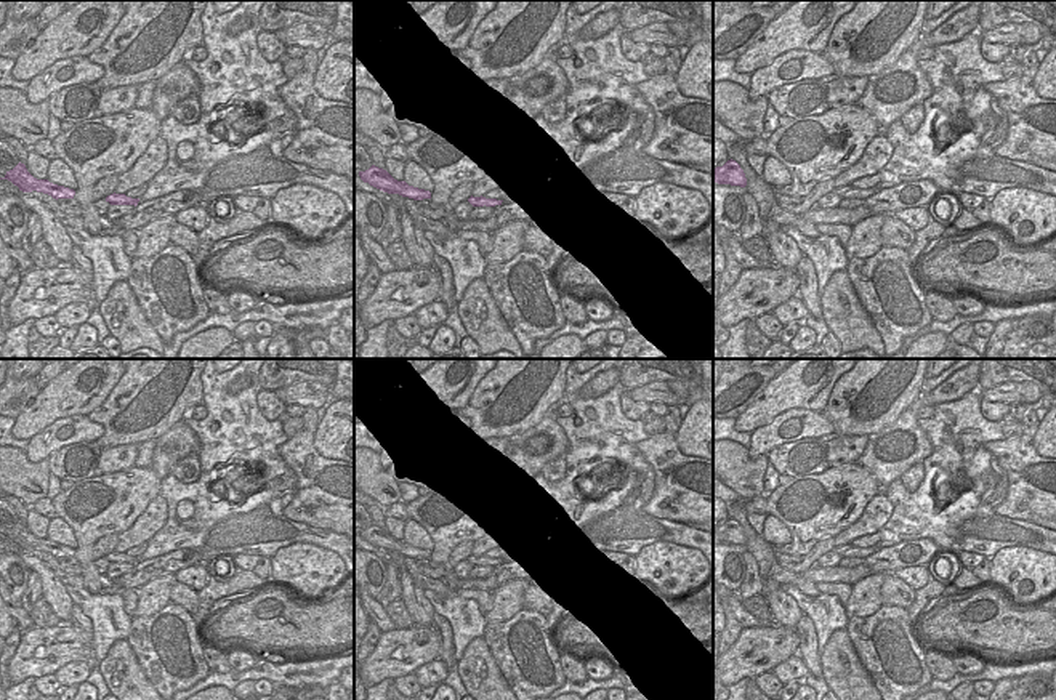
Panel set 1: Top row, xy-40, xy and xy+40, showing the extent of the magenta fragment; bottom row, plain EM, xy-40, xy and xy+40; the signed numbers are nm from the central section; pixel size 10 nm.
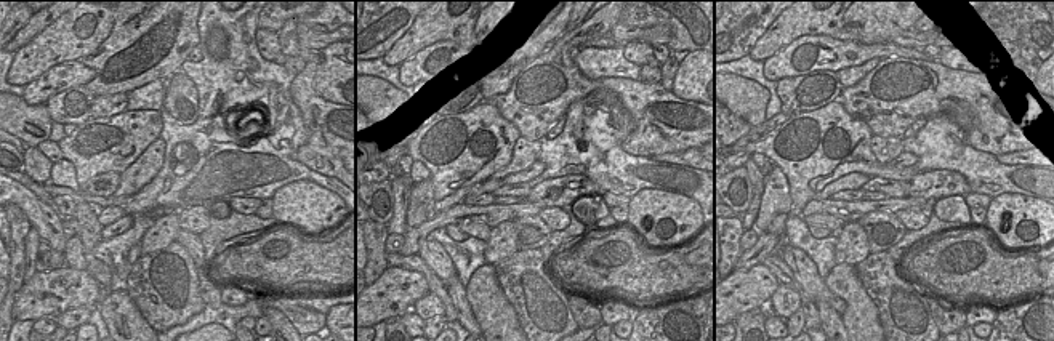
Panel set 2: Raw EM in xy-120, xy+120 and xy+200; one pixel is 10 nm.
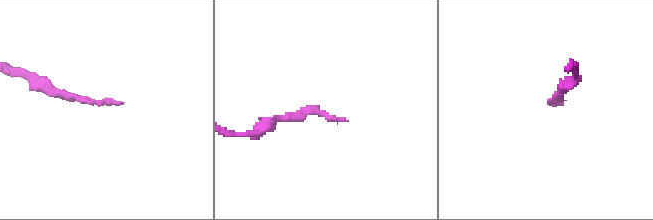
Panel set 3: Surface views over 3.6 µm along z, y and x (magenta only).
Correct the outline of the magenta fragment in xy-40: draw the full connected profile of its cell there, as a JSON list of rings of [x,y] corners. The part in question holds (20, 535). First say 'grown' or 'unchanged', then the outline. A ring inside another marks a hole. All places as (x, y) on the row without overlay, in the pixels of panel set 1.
unchanged | [[[18,522],[13,529],[6,530],[6,533],[0,538],[8,538],[22,551],[43,551],[51,554],[53,557],[74,557],[75,549],[50,541],[48,538],[34,537],[24,522]]]

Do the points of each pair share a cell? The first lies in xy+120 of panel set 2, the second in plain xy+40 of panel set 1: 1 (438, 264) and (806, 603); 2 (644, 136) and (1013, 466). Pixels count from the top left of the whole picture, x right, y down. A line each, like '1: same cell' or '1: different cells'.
1: different cells
2: same cell

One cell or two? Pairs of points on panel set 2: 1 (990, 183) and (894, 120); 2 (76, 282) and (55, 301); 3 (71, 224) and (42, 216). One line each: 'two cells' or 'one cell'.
1: two cells
2: one cell
3: two cells

